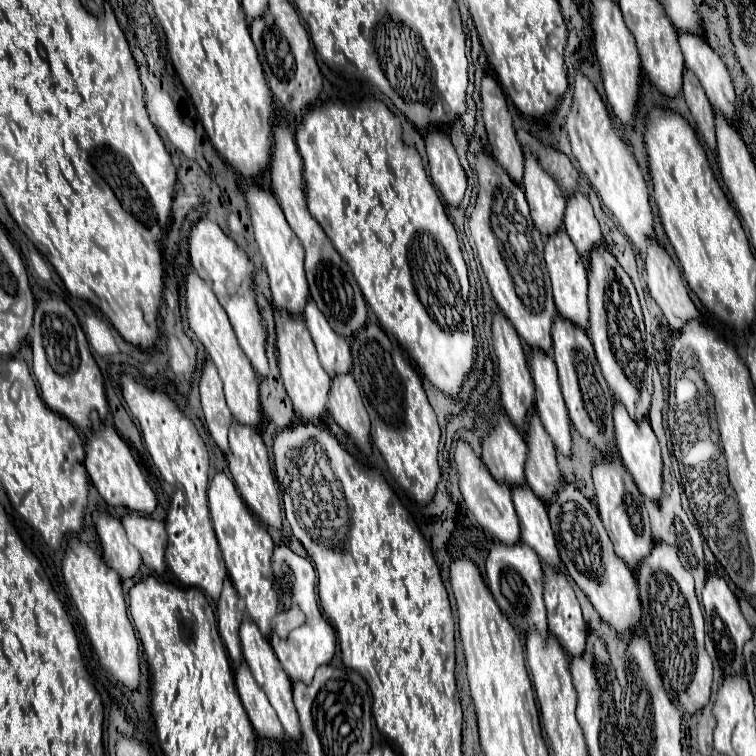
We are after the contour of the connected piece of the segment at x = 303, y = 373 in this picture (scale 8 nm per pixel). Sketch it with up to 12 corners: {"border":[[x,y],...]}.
{"border":[[281,314],[277,360],[295,412],[317,422],[327,406],[321,368],[303,320]]}

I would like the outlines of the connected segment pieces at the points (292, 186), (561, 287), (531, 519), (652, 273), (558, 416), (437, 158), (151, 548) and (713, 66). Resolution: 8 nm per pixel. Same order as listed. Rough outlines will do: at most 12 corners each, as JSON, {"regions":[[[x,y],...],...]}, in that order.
{"regions":[[[277,124],[273,192],[305,248],[311,298],[337,334],[365,326],[351,268],[313,220],[295,134]],[[567,232],[545,242],[555,306],[587,328],[587,270]],[[529,486],[511,490],[521,542],[559,568],[559,550],[541,502]],[[655,240],[647,242],[645,274],[651,298],[671,330],[699,310],[681,272]],[[531,352],[535,410],[555,442],[571,454],[571,420],[557,366]],[[429,132],[429,174],[449,206],[459,206],[467,178],[449,136]],[[135,512],[123,516],[143,564],[165,572],[165,524]],[[679,32],[685,66],[715,110],[735,114],[727,66],[699,34]]]}

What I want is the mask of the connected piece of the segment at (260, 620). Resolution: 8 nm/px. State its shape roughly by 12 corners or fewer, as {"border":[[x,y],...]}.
{"border":[[227,474],[209,512],[235,590],[273,632],[273,540]]}

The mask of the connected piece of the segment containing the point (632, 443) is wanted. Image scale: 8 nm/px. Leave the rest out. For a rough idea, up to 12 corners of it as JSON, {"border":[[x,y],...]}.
{"border":[[617,402],[615,440],[641,494],[661,496],[661,446]]}

